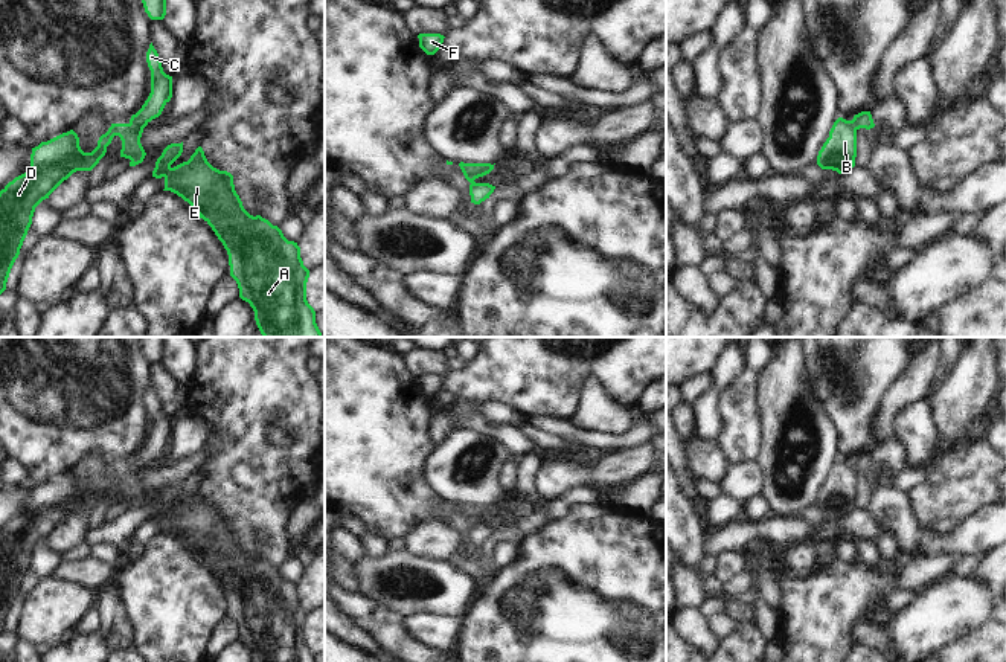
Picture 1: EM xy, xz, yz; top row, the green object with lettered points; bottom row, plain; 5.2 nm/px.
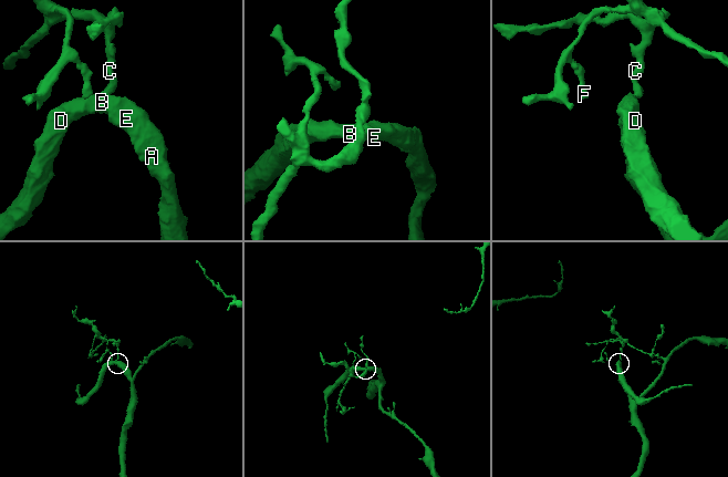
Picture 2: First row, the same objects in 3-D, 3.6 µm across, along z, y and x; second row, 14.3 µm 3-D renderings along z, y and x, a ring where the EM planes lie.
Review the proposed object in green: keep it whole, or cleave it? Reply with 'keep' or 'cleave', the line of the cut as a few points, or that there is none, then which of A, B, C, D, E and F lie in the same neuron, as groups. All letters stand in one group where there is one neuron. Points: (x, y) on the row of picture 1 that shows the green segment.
cleave | xy (130, 122), (142, 128) | A B D E / C F

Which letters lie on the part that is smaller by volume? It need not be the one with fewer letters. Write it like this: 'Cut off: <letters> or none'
Cut off: C, F

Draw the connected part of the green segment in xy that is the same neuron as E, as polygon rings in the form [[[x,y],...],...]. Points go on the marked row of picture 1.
[[[181,143],[168,145],[155,162],[152,177],[165,178],[165,189],[187,201],[223,243],[229,255],[230,276],[236,281],[239,297],[250,304],[256,325],[264,337],[323,337],[316,311],[306,300],[309,270],[300,258],[300,247],[288,241],[277,226],[261,215],[250,215],[235,191],[233,175],[213,168],[201,146],[187,162],[171,166],[183,153]]]

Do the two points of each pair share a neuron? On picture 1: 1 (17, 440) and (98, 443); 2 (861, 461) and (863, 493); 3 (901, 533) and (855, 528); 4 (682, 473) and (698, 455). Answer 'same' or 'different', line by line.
1: same
2: same
3: different
4: different

